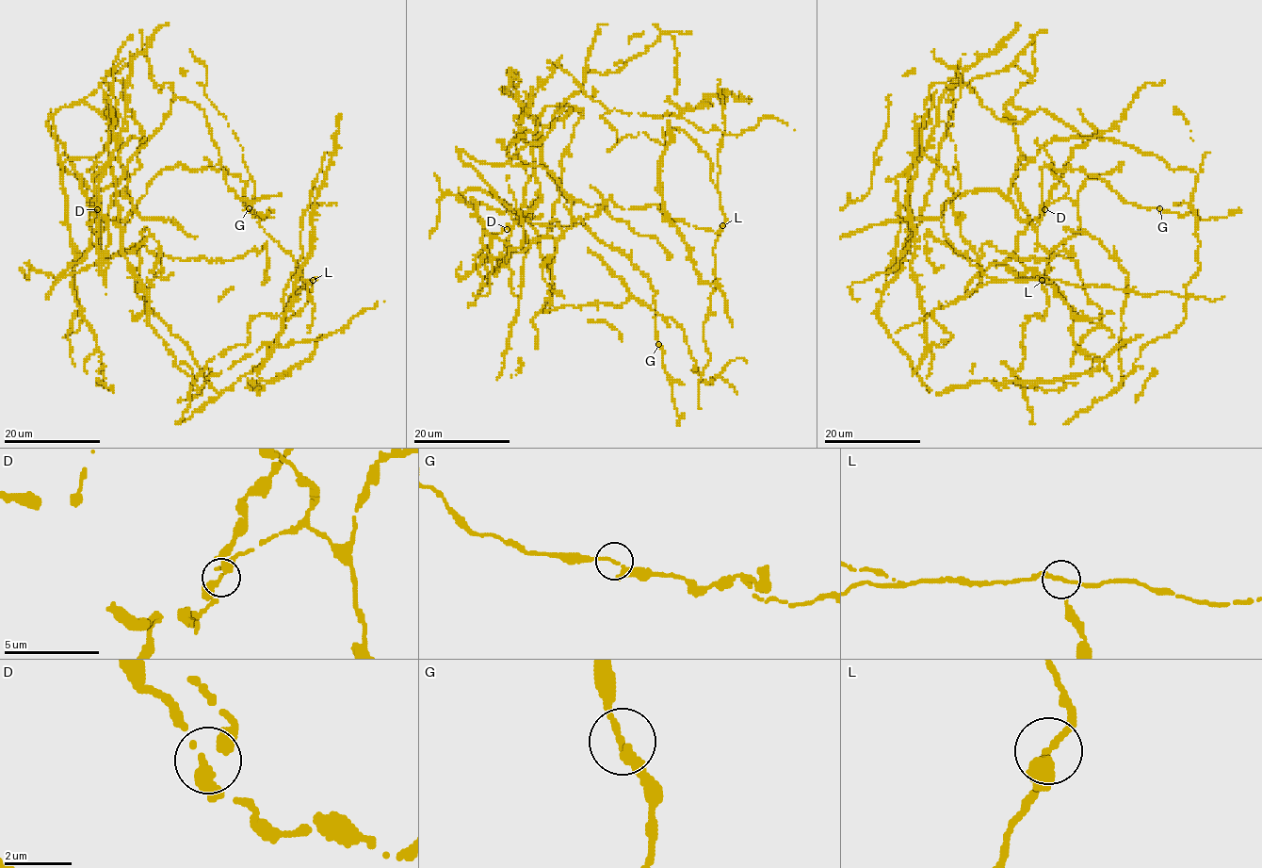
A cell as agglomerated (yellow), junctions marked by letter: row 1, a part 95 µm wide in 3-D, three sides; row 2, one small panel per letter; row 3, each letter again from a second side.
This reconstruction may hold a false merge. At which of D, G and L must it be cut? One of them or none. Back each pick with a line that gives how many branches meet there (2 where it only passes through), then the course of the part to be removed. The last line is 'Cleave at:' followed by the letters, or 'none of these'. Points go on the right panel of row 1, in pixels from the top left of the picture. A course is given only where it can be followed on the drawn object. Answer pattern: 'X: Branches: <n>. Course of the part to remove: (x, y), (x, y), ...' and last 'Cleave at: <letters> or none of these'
L: Branches: 3. Course of the part to remove: (1042, 280), (989, 278), (946, 237), (944, 212), (961, 182), (949, 131), (961, 77), (935, 58), (933, 50)
Cleave at: L

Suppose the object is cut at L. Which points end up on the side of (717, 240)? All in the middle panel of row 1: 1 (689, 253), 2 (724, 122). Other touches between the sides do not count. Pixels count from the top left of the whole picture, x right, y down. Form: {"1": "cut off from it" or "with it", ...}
{"1": "cut off from it", "2": "with it"}

